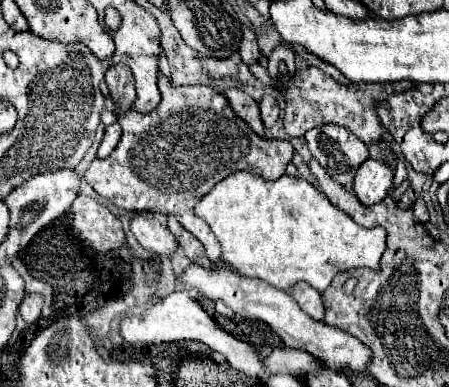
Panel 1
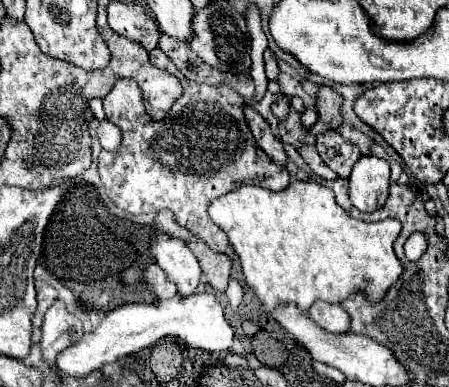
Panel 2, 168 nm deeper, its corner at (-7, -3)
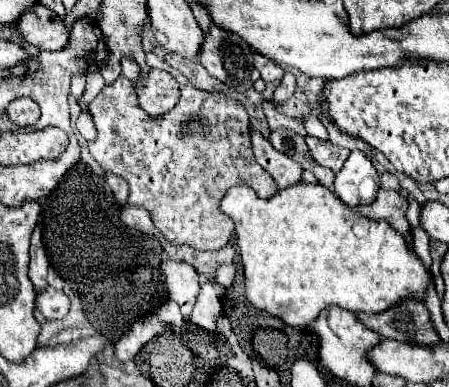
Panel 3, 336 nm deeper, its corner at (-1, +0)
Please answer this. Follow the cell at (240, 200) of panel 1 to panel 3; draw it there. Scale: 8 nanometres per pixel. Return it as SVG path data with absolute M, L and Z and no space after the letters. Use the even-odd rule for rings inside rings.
M296 184L276 192L272 198L258 198L248 186L234 186L222 200L222 212L236 224L238 248L244 262L246 296L254 308L268 312L288 326L306 328L328 306L340 306L350 312L380 314L404 298L424 300L432 284L430 272L422 260L408 248L402 234L398 234L384 220L370 220L332 194L320 184Z

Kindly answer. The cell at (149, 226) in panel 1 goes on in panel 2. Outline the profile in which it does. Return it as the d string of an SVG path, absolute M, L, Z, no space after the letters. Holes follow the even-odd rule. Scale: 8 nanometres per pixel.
M166 233L154 235L150 245L152 245L150 247L152 257L168 273L170 281L176 283L178 293L192 295L198 285L200 265L192 255L192 251L188 249L188 245L182 239L170 237Z

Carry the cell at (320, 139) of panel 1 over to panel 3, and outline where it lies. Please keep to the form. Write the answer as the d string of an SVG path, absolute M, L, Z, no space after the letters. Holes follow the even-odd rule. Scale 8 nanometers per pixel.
M306 136L306 144L308 144L308 150L310 150L310 156L320 166L330 168L332 172L338 172L342 168L342 164L346 162L348 154L350 154L350 150L346 150L346 148L340 148L332 142L322 142L322 140L312 138L312 136Z

